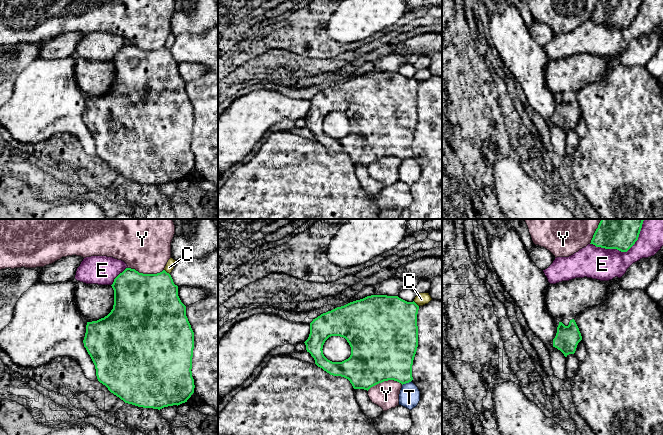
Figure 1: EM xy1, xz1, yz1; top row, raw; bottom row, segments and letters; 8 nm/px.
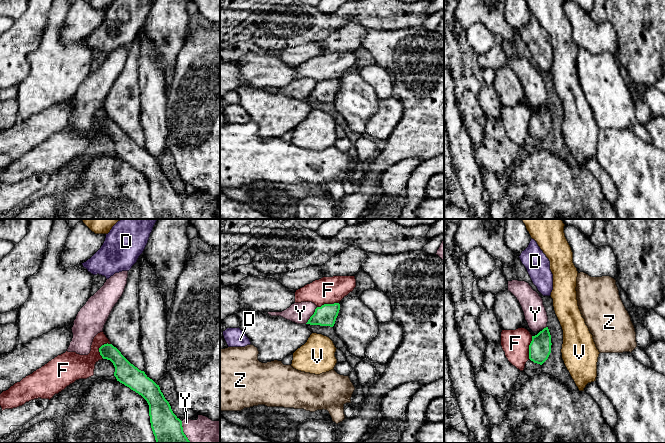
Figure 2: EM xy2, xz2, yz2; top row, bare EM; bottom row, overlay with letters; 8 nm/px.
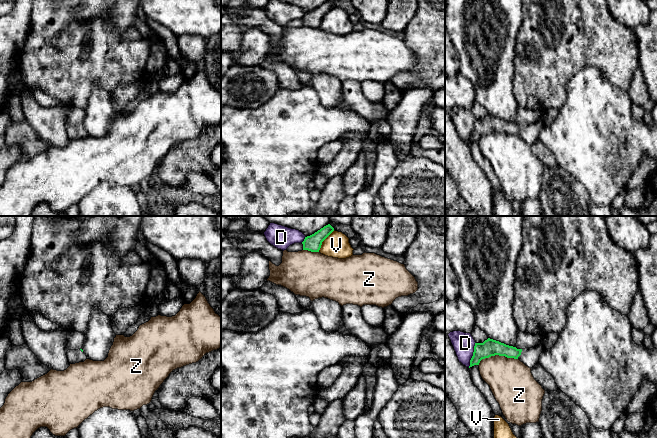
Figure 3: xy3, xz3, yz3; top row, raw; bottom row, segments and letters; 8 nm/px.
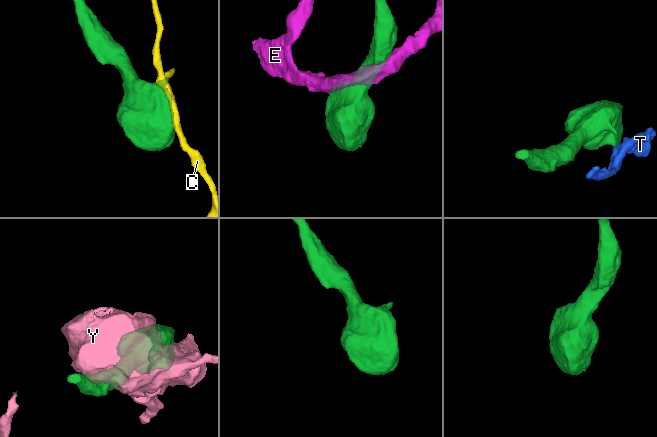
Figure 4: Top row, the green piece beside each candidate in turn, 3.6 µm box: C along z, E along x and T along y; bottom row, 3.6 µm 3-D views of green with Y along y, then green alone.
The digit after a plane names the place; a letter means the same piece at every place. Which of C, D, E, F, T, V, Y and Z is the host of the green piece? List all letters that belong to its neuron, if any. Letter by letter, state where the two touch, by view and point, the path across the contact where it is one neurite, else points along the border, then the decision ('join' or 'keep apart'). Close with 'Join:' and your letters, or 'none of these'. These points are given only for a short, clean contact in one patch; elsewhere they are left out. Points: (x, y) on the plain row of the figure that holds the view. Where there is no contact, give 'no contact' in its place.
C: contact xy1 (166, 48); keep apart
D: contact yz3 (473, 131); border yz3 (475, 118), (473, 131), (468, 143); keep apart
E: contact yz1 (621, 27); keep apart
F: contact yz2 (529, 123); border yz2 (532, 112), (528, 134); keep apart
T: contact xz1 (406, 158); border xz1 (411, 156), (402, 161); keep apart
V: contact xz3 (323, 16); keep apart
Y: contact xy1 (146, 50); keep apart
Z: contact yz3 (496, 130); border yz3 (517, 135), (491, 131), (483, 134), (478, 141); keep apart
Join: none of these

